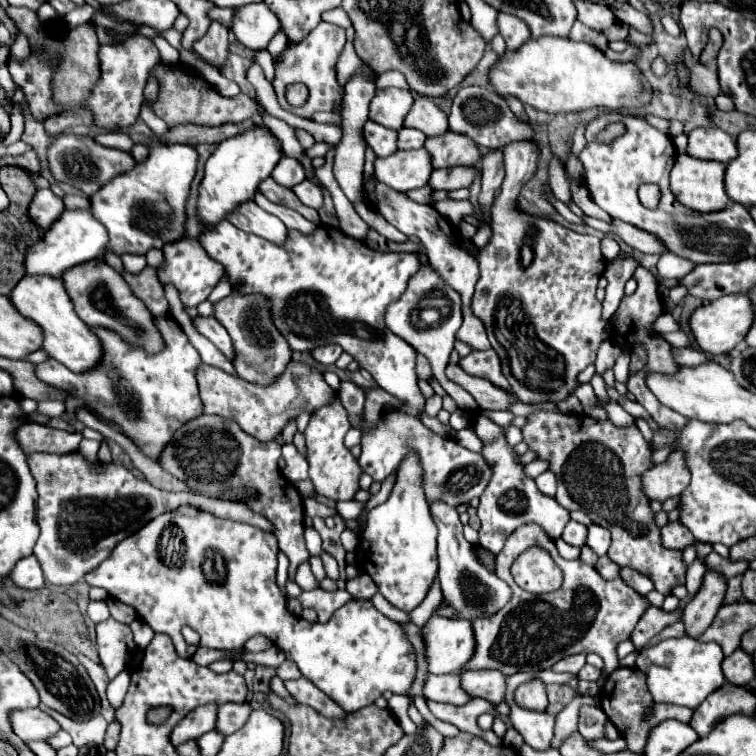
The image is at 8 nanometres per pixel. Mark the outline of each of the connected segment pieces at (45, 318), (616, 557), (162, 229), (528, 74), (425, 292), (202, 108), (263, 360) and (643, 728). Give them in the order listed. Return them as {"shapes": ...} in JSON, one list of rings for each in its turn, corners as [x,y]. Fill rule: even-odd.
{"shapes":[[[[40,275],[22,277],[16,283],[16,287],[12,289],[10,299],[20,313],[28,315],[32,321],[36,321],[42,327],[42,331],[44,331],[42,349],[48,351],[52,359],[60,361],[74,373],[86,373],[100,365],[100,361],[104,359],[104,345],[102,345],[100,337],[76,315],[74,303],[72,303],[70,295],[66,293],[62,279],[40,277]]],[[[536,411],[528,415],[522,433],[530,449],[536,449],[540,459],[550,461],[550,469],[558,477],[556,501],[568,511],[584,511],[612,533],[608,557],[614,563],[648,575],[662,595],[670,595],[676,585],[684,585],[688,567],[682,561],[682,551],[662,545],[656,513],[642,491],[642,473],[654,467],[654,461],[652,449],[638,427],[616,427],[592,417]]],[[[160,145],[152,147],[146,161],[136,163],[126,175],[118,175],[106,183],[98,193],[90,197],[94,217],[108,229],[108,245],[96,259],[104,259],[106,253],[144,255],[148,249],[160,249],[170,239],[180,239],[184,233],[184,203],[190,191],[190,183],[196,173],[196,151],[190,145]]],[[[540,37],[528,39],[518,51],[504,53],[492,67],[490,81],[502,97],[514,95],[546,113],[576,113],[594,107],[616,111],[620,97],[642,99],[646,79],[634,63],[610,61],[594,45],[562,37]]],[[[420,255],[420,271],[416,277],[410,279],[408,283],[408,289],[406,293],[400,297],[400,301],[392,303],[392,307],[388,307],[388,315],[386,315],[386,323],[388,323],[388,329],[392,329],[396,335],[400,335],[404,341],[412,343],[412,347],[416,347],[418,353],[422,353],[430,365],[432,365],[432,371],[434,371],[434,377],[438,379],[438,383],[444,387],[444,391],[456,401],[456,405],[462,409],[462,411],[476,411],[478,405],[476,401],[472,399],[470,393],[466,393],[466,389],[460,389],[460,385],[456,385],[454,381],[450,383],[450,379],[446,377],[444,369],[448,365],[448,359],[450,359],[450,353],[454,349],[454,335],[456,331],[460,329],[460,323],[462,323],[462,311],[460,311],[460,297],[456,295],[456,291],[452,291],[428,265],[428,259],[424,255]],[[424,309],[432,309],[432,311],[438,311],[440,317],[436,321],[430,321],[430,319],[424,319],[422,313]]],[[[158,63],[152,73],[152,77],[158,79],[158,99],[150,103],[152,111],[166,121],[168,127],[176,125],[204,125],[204,127],[220,127],[224,123],[240,123],[246,119],[252,119],[254,115],[262,115],[258,109],[258,103],[248,95],[236,95],[236,97],[224,97],[220,95],[202,75],[198,75],[192,67],[186,67],[182,63],[166,65]]],[[[232,287],[232,293],[214,303],[214,319],[224,325],[234,343],[234,369],[250,383],[272,383],[292,361],[292,349],[272,321],[272,303],[264,295],[244,295]]],[[[618,667],[612,675],[608,675],[604,687],[602,687],[602,711],[610,717],[610,721],[616,725],[616,729],[622,733],[622,737],[628,743],[628,749],[634,753],[642,753],[644,749],[644,739],[648,735],[648,731],[656,725],[662,723],[666,719],[676,719],[682,723],[688,723],[692,717],[692,709],[686,707],[678,707],[678,705],[658,705],[652,701],[652,695],[648,693],[646,687],[646,679],[644,673],[640,673],[638,669],[628,669],[628,667]],[[650,709],[650,713],[646,715],[646,711]]]]}

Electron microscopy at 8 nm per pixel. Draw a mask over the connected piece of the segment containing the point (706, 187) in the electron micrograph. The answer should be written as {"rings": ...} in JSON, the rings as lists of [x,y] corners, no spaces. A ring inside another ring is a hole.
{"rings":[[[678,155],[670,173],[670,191],[680,203],[698,213],[724,209],[730,199],[724,193],[724,165]]]}

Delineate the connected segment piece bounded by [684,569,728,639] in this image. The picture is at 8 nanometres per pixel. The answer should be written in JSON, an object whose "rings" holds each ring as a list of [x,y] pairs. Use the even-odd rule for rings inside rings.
{"rings":[[[716,569],[706,571],[698,593],[684,607],[684,623],[690,637],[696,639],[712,623],[714,615],[722,607],[726,585],[728,585],[728,579],[720,571]]]}

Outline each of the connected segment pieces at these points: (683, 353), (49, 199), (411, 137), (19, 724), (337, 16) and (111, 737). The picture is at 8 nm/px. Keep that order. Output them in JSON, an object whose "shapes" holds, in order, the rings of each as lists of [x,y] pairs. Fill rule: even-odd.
{"shapes":[[[[676,349],[676,361],[684,367],[698,367],[698,365],[710,363],[706,353],[702,353],[698,349]]],[[[38,189],[30,203],[30,215],[36,225],[48,229],[64,211],[64,203],[50,189]]],[[[400,129],[398,131],[398,149],[420,149],[426,143],[426,135],[416,129]]],[[[24,709],[12,713],[12,729],[22,741],[44,741],[48,743],[62,727],[42,709]]],[[[342,7],[326,11],[326,15],[322,17],[322,21],[330,21],[330,23],[340,25],[340,27],[352,27],[352,21],[350,21],[348,13],[346,13]]],[[[114,719],[114,721],[108,725],[106,741],[104,741],[104,747],[106,747],[106,749],[116,749],[118,739],[120,739],[120,729],[122,729],[122,725],[120,725],[118,719]]]]}

